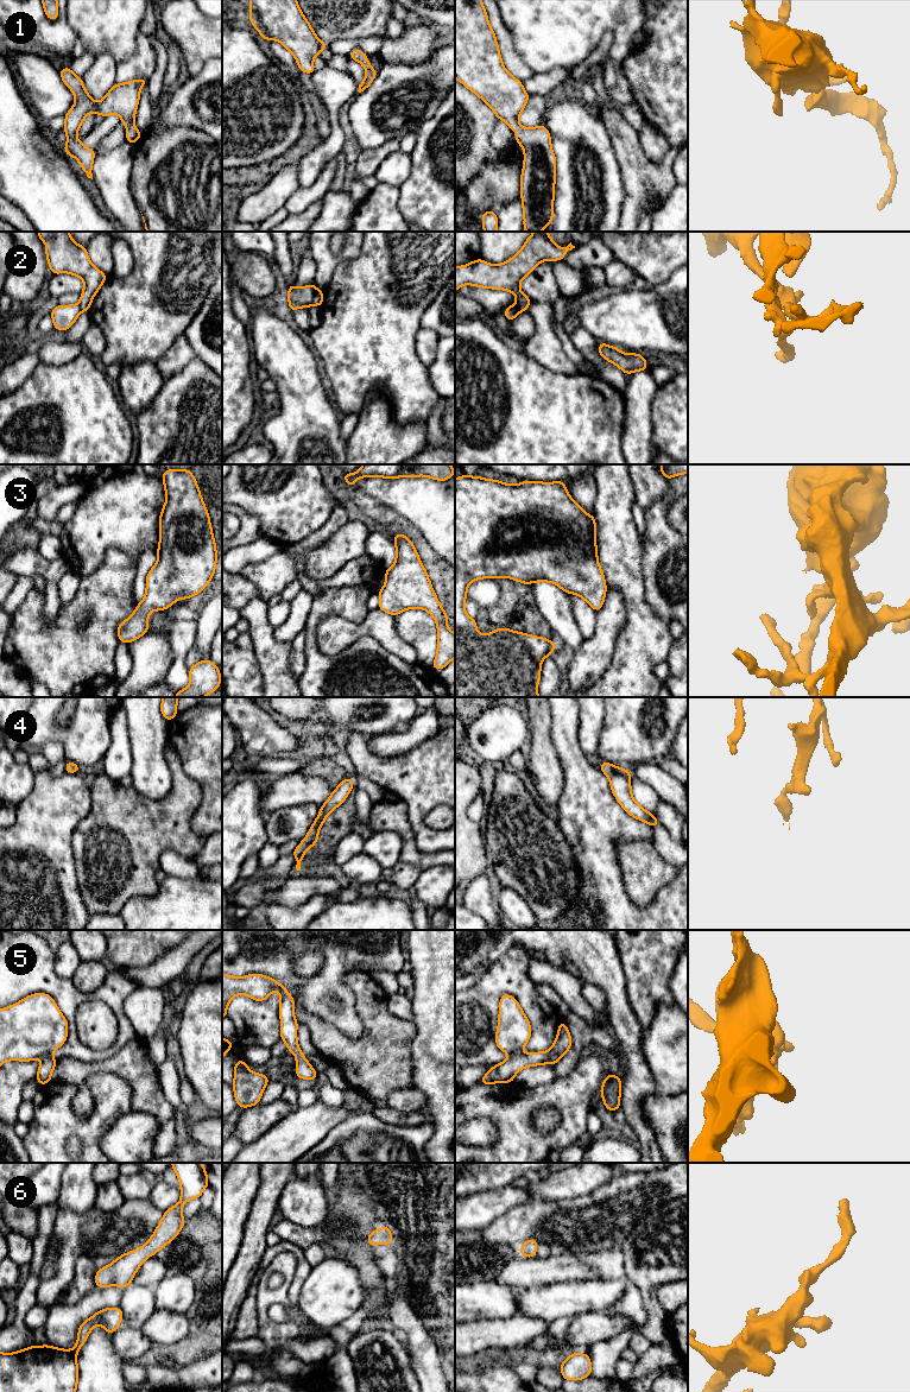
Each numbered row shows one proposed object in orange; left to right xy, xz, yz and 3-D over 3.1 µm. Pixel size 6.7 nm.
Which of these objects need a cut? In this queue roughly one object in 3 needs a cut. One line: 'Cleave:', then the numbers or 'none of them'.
Cleave: 2, 5

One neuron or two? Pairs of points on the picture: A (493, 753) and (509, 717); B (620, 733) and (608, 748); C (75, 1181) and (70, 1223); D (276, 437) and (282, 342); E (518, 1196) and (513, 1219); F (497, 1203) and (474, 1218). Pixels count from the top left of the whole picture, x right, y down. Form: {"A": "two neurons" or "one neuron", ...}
{"A": "one neuron", "B": "one neuron", "C": "two neurons", "D": "one neuron", "E": "two neurons", "F": "one neuron"}

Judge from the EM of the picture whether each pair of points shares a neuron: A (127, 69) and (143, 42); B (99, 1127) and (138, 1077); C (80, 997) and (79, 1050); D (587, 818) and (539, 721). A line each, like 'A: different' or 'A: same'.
A: same
B: different
C: same
D: different

